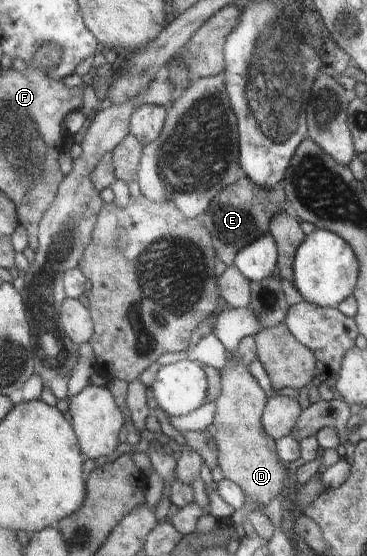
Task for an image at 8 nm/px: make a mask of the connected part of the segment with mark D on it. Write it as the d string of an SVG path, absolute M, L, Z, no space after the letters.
M237 361L237 366L231 370L223 370L220 372L221 392L215 399L216 409L214 421L211 429L216 441L218 450L218 466L224 472L224 477L234 482L245 495L244 509L250 511L267 511L270 501L276 499L284 487L286 487L286 472L278 461L277 442L275 439L265 432L261 417L264 415L264 407L266 407L266 399L268 395L260 389L260 385L254 381L254 377L250 375L250 371Z

